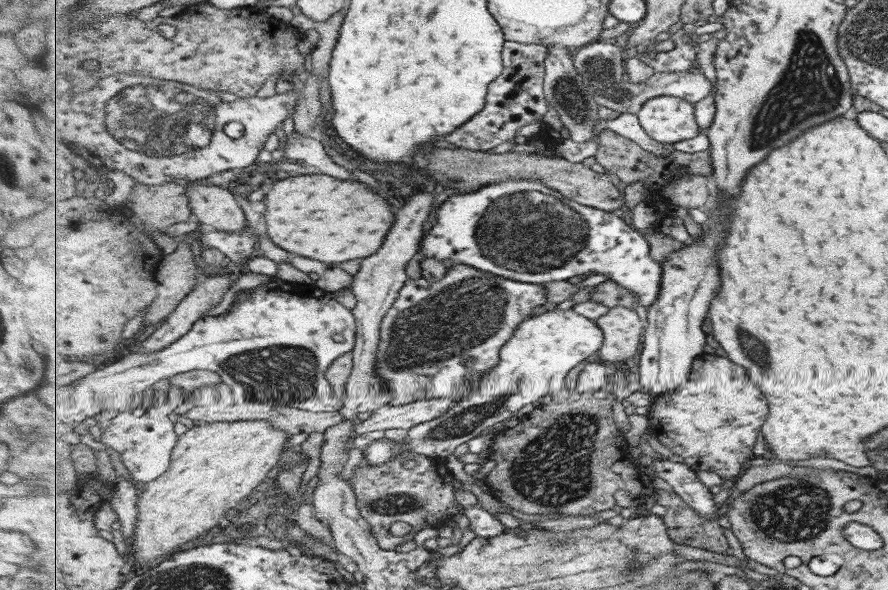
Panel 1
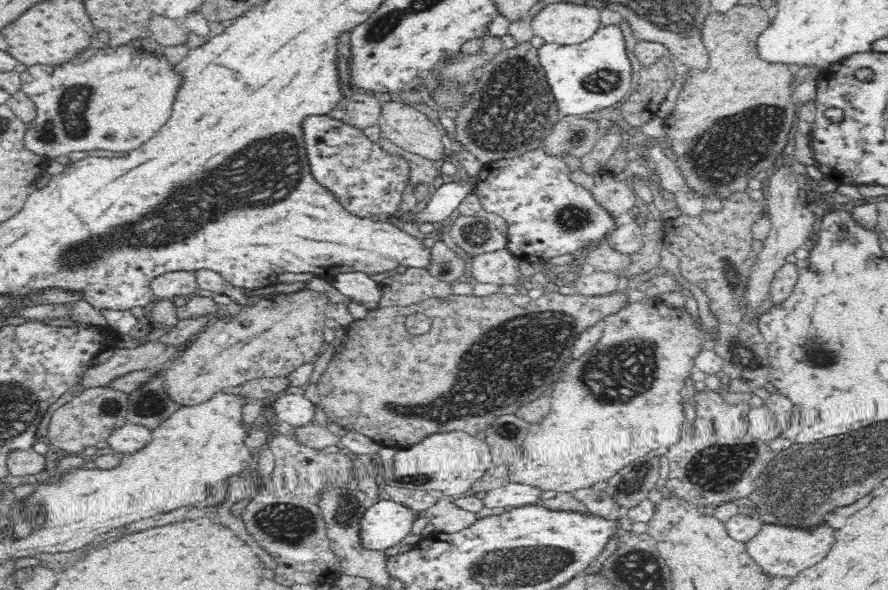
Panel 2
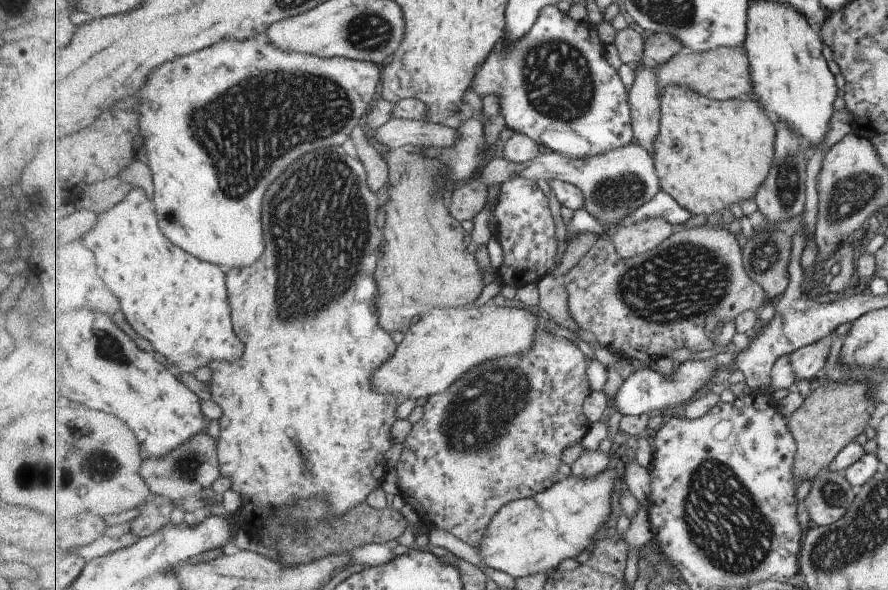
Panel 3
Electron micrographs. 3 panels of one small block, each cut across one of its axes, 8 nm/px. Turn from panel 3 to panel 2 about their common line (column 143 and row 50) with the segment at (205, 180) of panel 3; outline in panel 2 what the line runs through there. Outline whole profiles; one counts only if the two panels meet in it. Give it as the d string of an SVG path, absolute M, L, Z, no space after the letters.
M132 44L120 45L116 50L90 48L66 64L22 67L20 89L29 95L37 108L36 116L26 124L24 147L48 161L65 158L70 152L110 150L109 155L124 152L138 148L138 144L154 136L170 118L174 92L178 90L178 75L174 74L172 64L163 53L151 53L142 47L134 52L134 48Z

